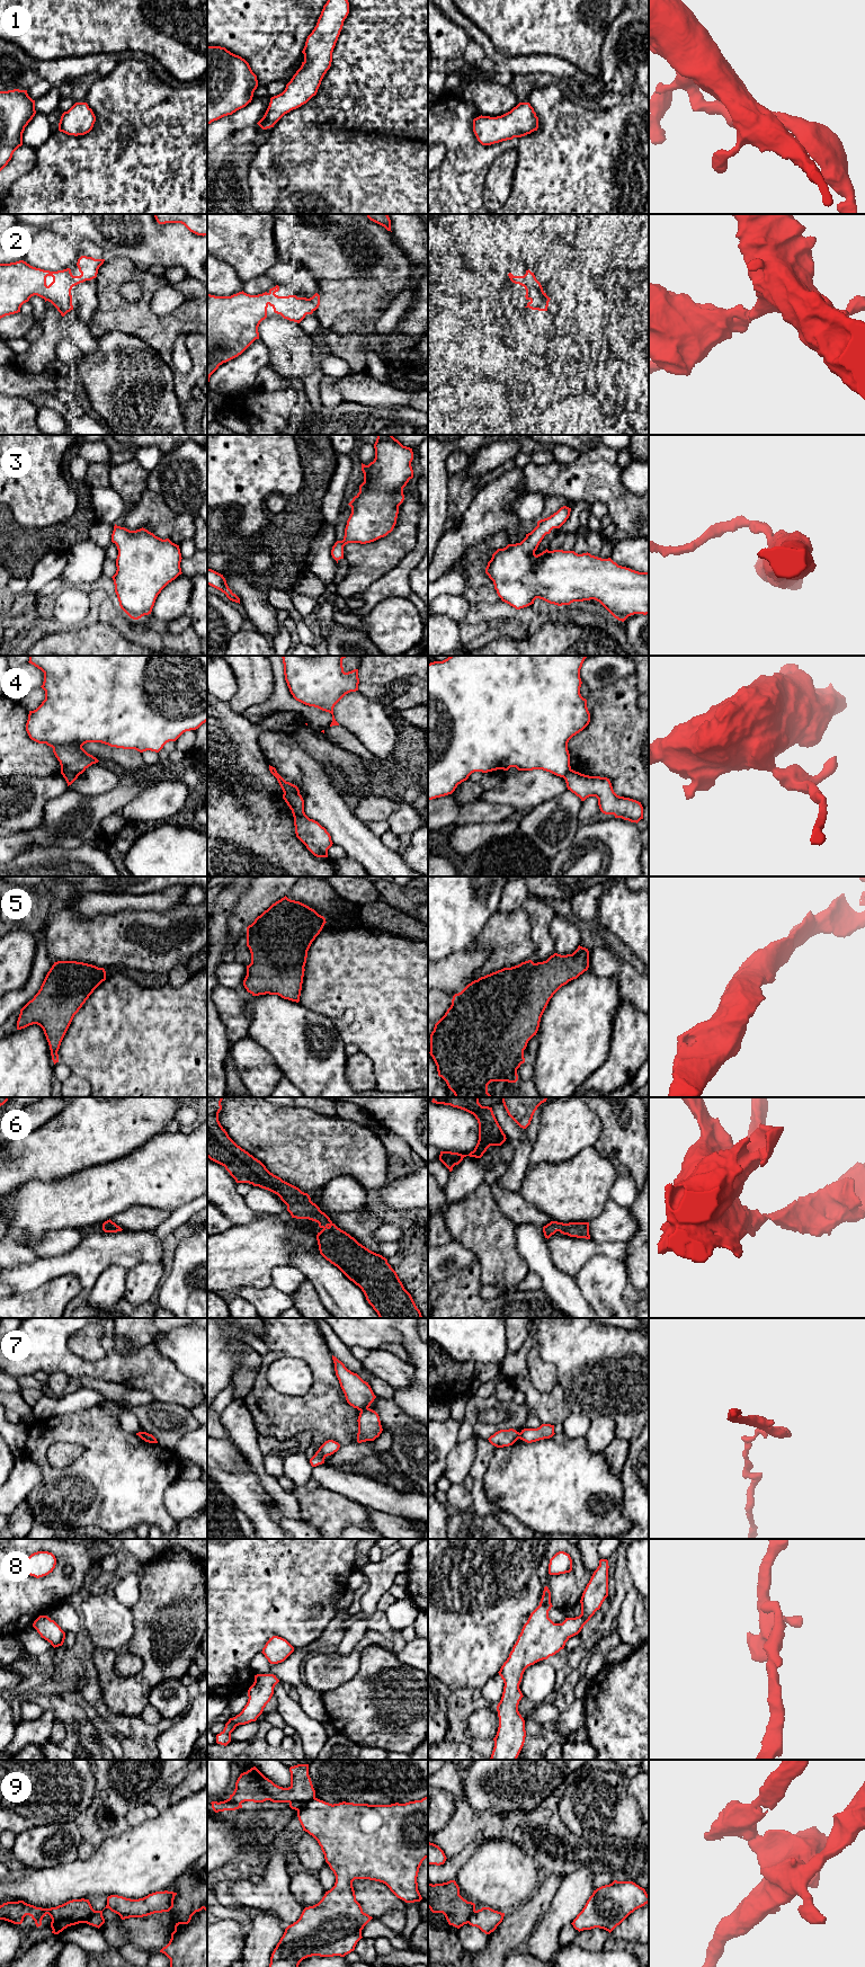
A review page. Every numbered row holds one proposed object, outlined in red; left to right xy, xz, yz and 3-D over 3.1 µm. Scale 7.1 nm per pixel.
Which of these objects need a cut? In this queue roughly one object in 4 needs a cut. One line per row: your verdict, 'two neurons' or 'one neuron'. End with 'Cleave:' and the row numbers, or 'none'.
1: one neuron
2: one neuron
3: one neuron
4: two neurons
5: one neuron
6: one neuron
7: two neurons
8: one neuron
9: two neurons
Cleave: 4, 7, 9

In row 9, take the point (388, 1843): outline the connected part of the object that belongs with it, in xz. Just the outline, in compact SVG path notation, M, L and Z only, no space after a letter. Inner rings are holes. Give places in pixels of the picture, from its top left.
M428 1797L405 1804L391 1805L346 1801L332 1805L314 1798L297 1810L297 1817L303 1831L312 1835L321 1846L326 1862L336 1876L336 1883L330 1890L326 1892L318 1904L305 1907L300 1919L285 1929L271 1953L269 1967L298 1967L300 1962L307 1957L345 1957L355 1950L357 1942L363 1938L362 1930L373 1919L363 1912L360 1904L356 1901L353 1887L355 1879L383 1883L398 1898L405 1903L422 1899L418 1890L417 1877L422 1861L428 1858Z

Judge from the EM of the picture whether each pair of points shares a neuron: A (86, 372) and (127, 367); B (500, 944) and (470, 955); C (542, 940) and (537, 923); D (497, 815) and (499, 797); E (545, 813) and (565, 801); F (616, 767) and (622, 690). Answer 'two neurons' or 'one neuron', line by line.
A: one neuron
B: two neurons
C: one neuron
D: two neurons
E: one neuron
F: one neuron

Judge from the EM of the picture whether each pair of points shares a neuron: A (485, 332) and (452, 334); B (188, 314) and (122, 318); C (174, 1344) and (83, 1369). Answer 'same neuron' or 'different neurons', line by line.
A: same neuron
B: same neuron
C: different neurons

